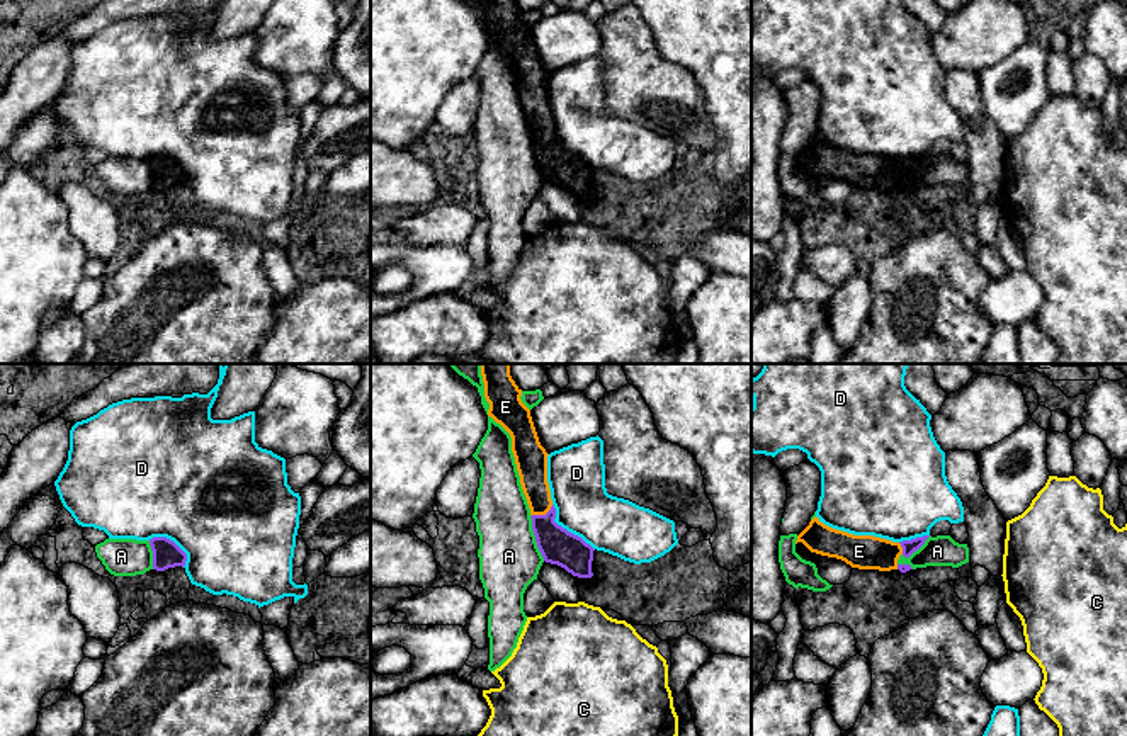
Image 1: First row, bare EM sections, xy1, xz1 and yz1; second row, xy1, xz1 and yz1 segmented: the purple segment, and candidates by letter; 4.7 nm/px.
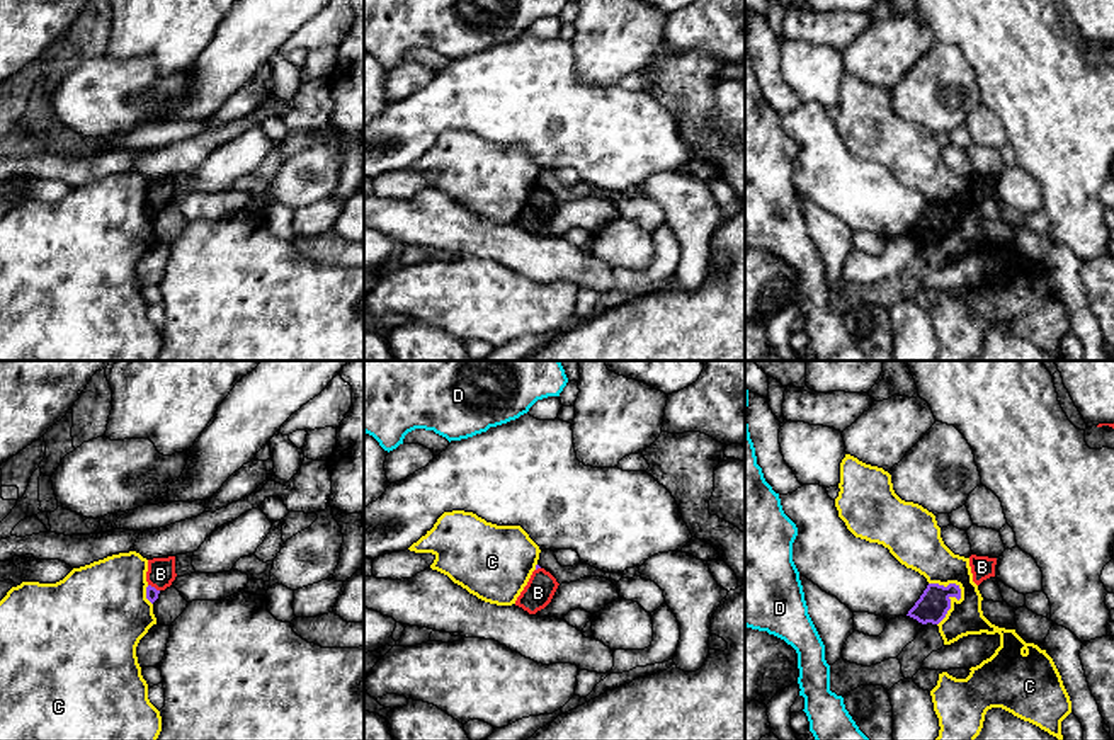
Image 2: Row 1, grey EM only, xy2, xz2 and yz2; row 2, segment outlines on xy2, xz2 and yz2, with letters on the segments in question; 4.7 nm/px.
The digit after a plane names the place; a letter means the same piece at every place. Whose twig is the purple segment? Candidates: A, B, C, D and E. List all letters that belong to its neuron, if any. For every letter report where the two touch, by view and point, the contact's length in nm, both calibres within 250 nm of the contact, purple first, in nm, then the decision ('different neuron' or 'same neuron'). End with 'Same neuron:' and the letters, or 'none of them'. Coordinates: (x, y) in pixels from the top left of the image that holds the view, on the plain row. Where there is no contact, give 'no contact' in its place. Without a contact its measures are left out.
A: meets purple in xz1 at (536, 157); contact 220 nm long; 170 nm thick on the purple side, 280 nm on the other; different neuron
B: meets purple in xy2 at (153, 206); contact 70 nm long; 60 nm thick on the purple side, 130 nm on the other; same neuron
C: meets purple in yz2 at (949, 220); contact 220 nm long; 150 nm thick on the purple side, 190 nm on the other; different neuron
D: meets purple in xz1 at (565, 148); contact 300 nm long; 170 nm thick on the purple side, 280 nm on the other; different neuron
E: meets purple in xz1 at (543, 135); contact 120 nm long; 170 nm thick on the purple side, 140 nm on the other; same neuron
Same neuron: B, E

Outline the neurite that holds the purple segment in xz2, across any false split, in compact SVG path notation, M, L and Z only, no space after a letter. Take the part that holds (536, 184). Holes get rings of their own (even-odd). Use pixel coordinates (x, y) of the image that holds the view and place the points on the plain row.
M536 184L527 204L517 216L515 225L522 226L529 233L536 233L551 221L558 204L560 202L549 191Z

